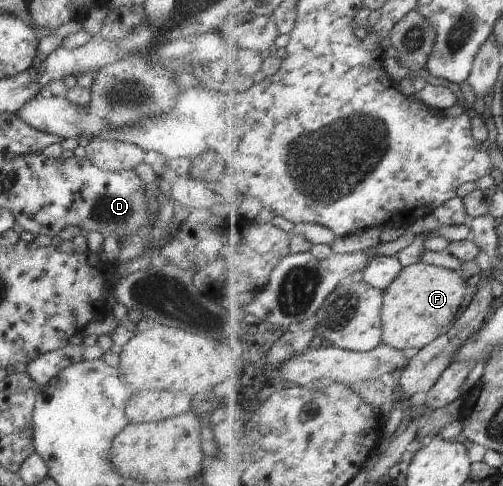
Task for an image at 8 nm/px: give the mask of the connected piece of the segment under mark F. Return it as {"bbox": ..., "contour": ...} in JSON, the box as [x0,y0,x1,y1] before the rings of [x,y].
{"bbox":[383,262,468,353],"contour":[[[421,262],[404,267],[383,292],[383,343],[413,353],[448,334],[459,317],[459,309],[463,305],[461,302],[467,295],[467,285],[468,282],[463,280],[460,273],[452,269]]]}

